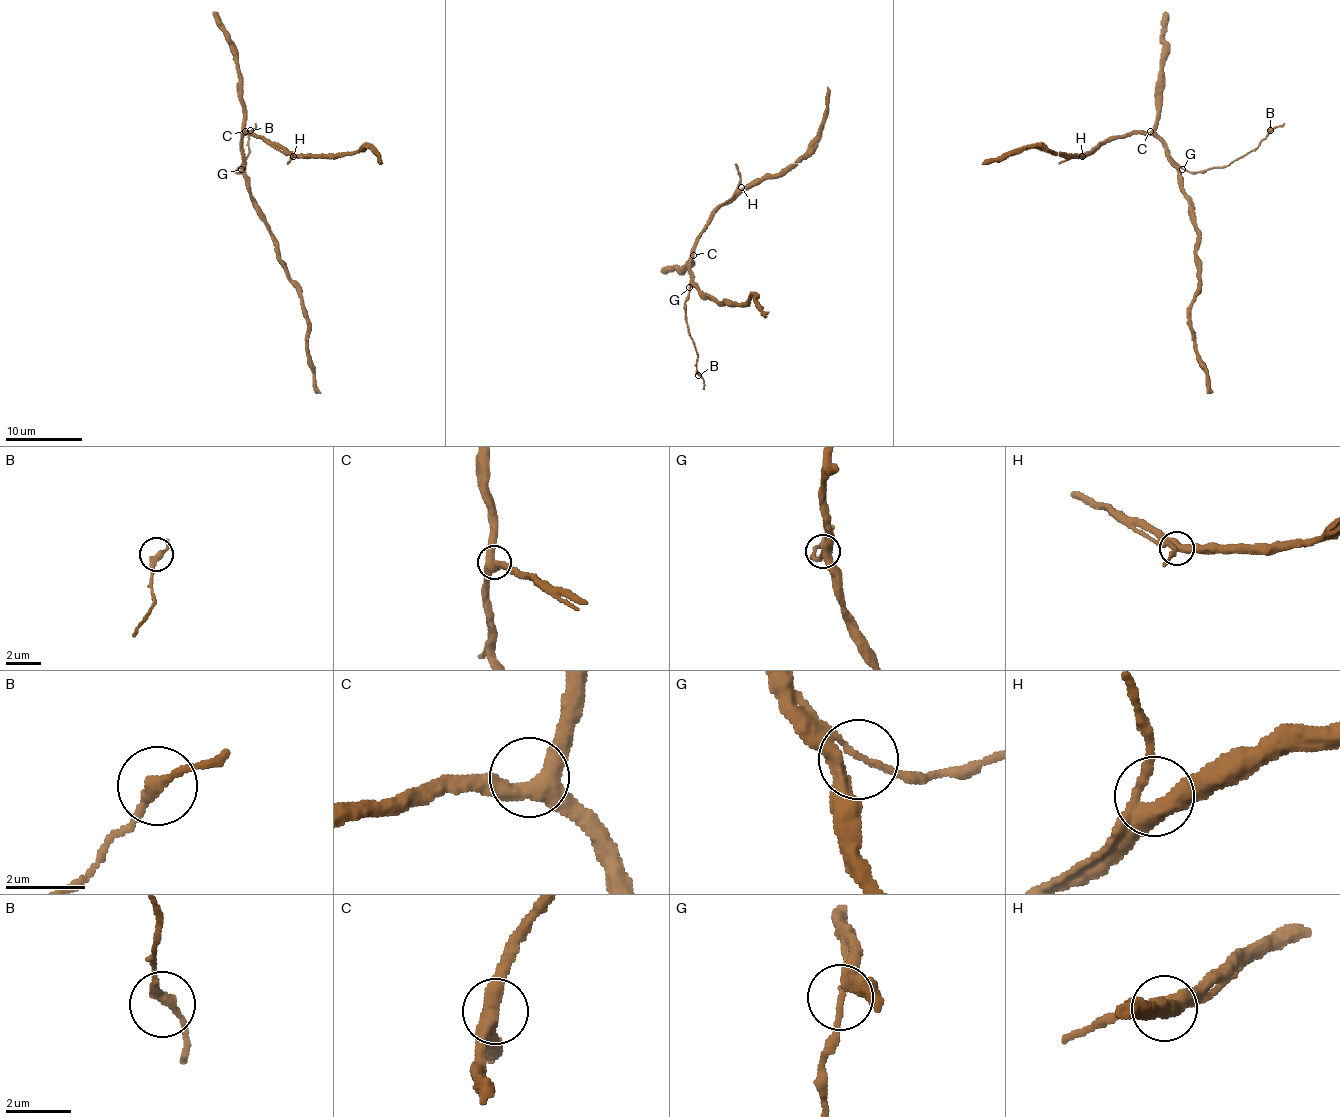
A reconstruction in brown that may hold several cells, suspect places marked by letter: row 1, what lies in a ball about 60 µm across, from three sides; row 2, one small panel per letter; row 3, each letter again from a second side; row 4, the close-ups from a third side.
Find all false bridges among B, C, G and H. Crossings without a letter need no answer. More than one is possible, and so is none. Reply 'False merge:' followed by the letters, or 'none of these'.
False merge: none of these

